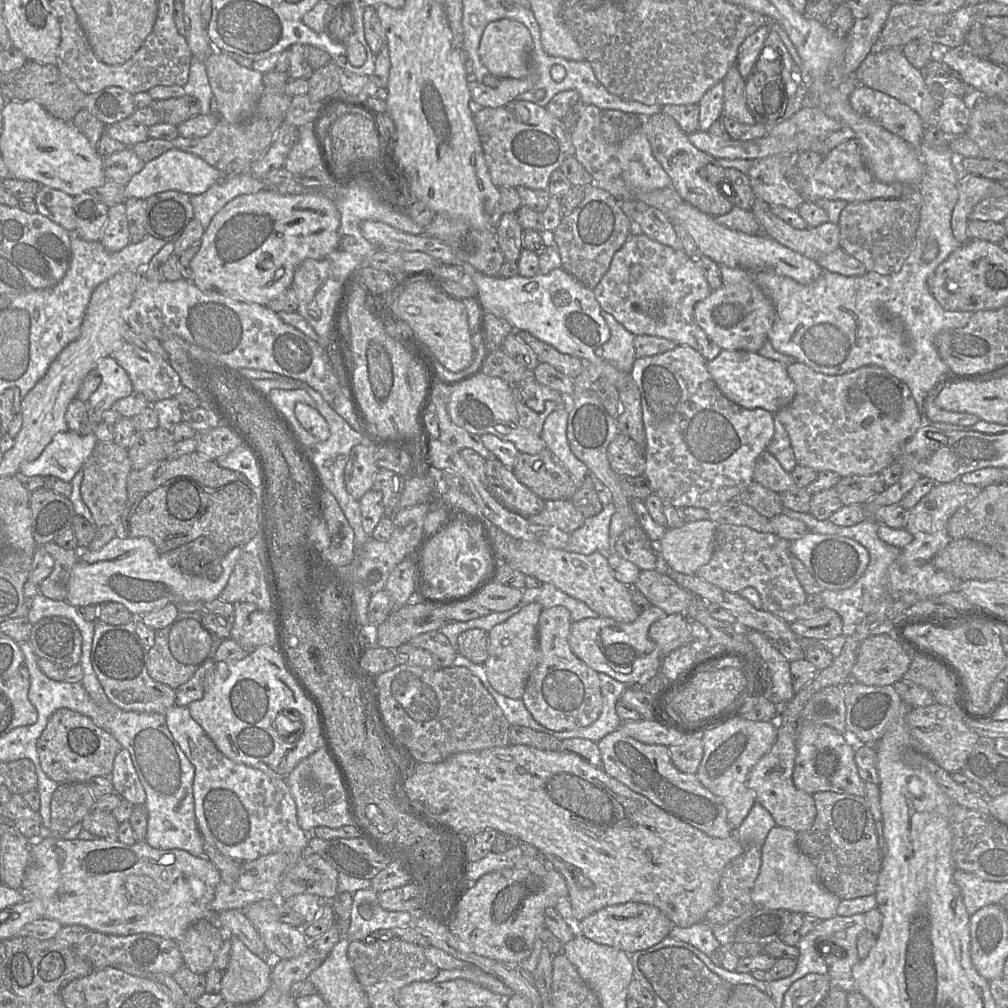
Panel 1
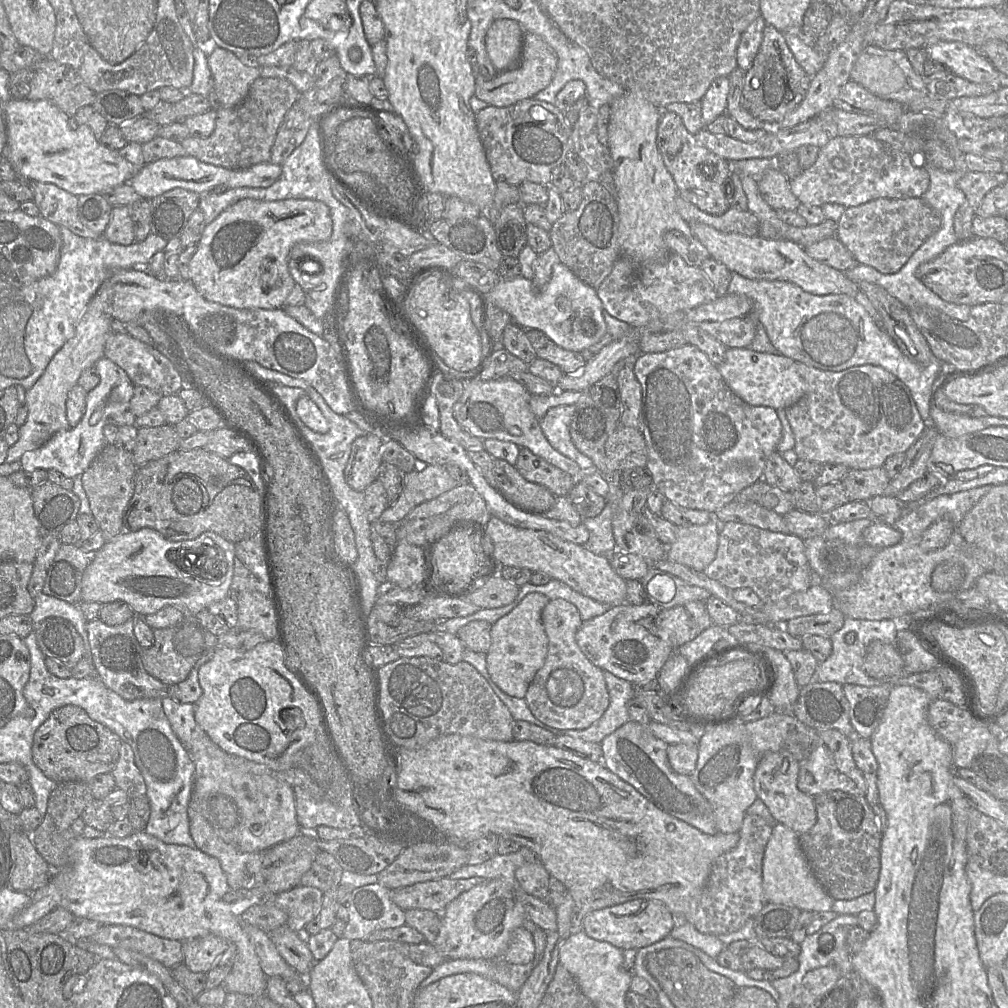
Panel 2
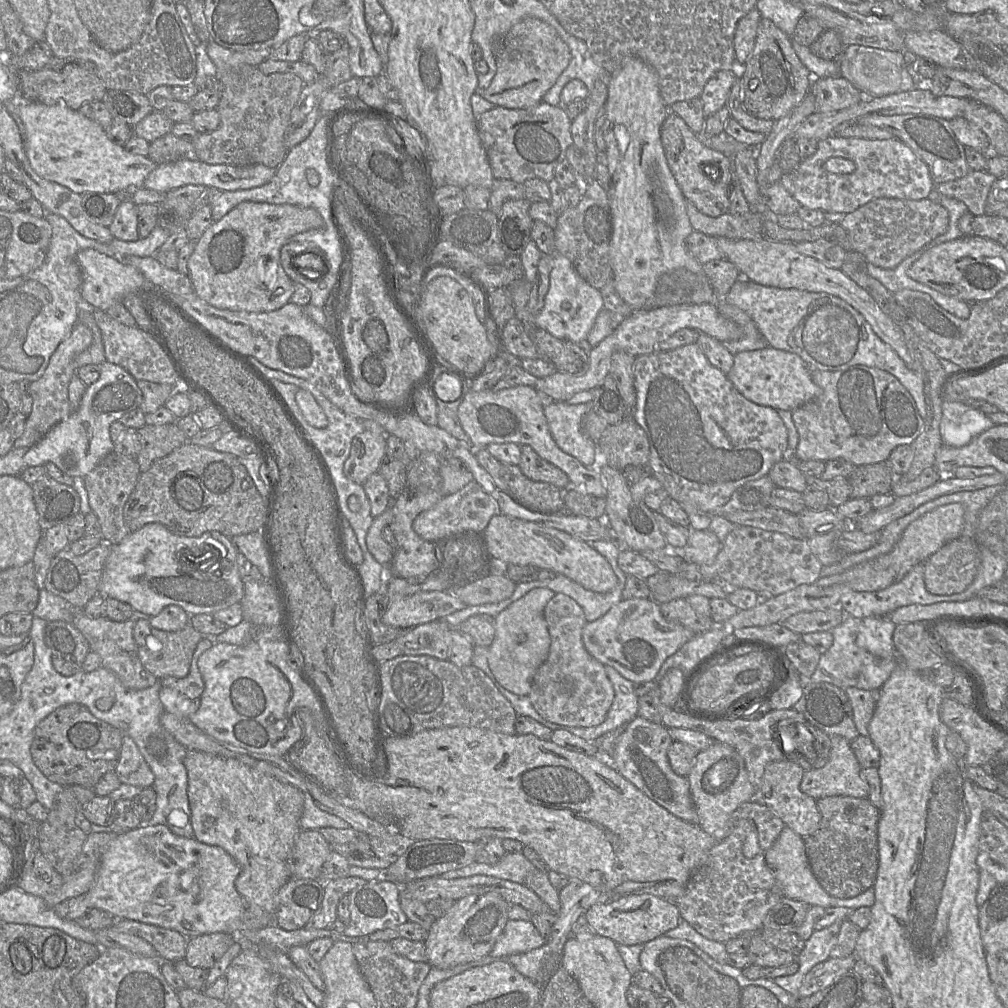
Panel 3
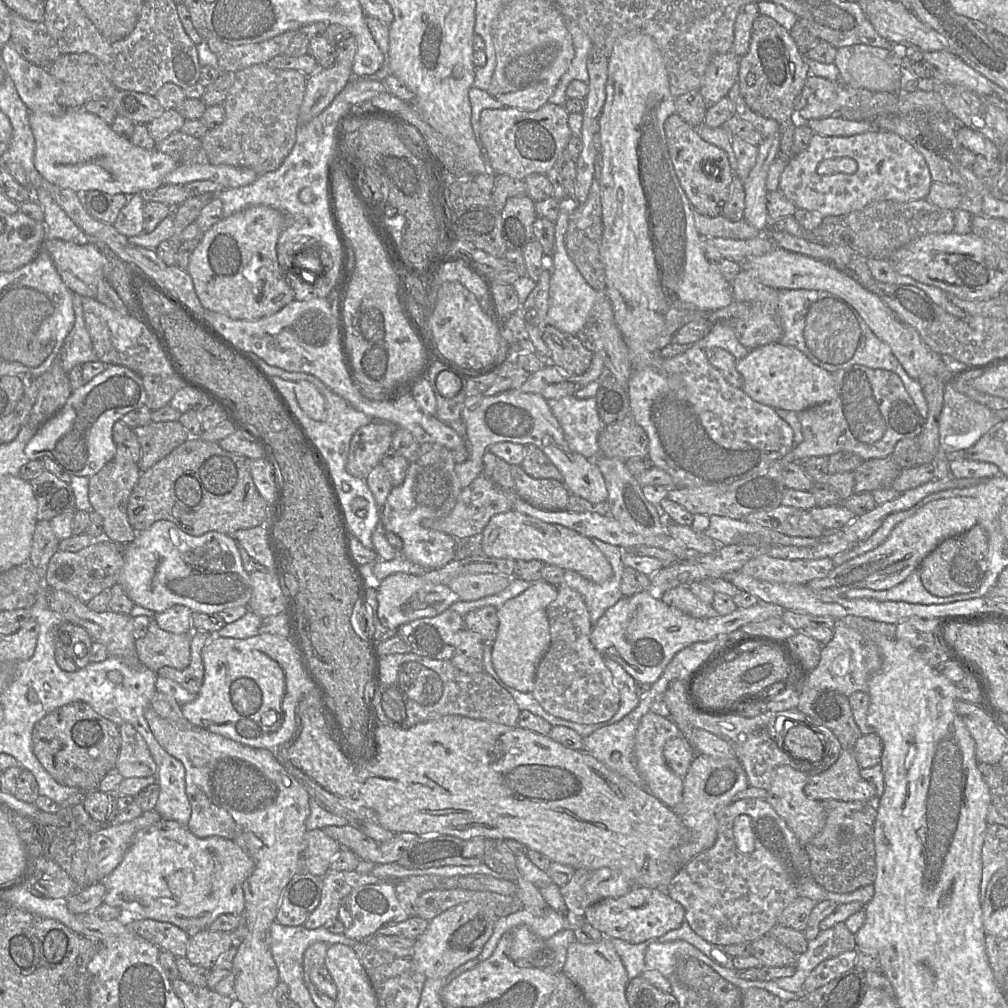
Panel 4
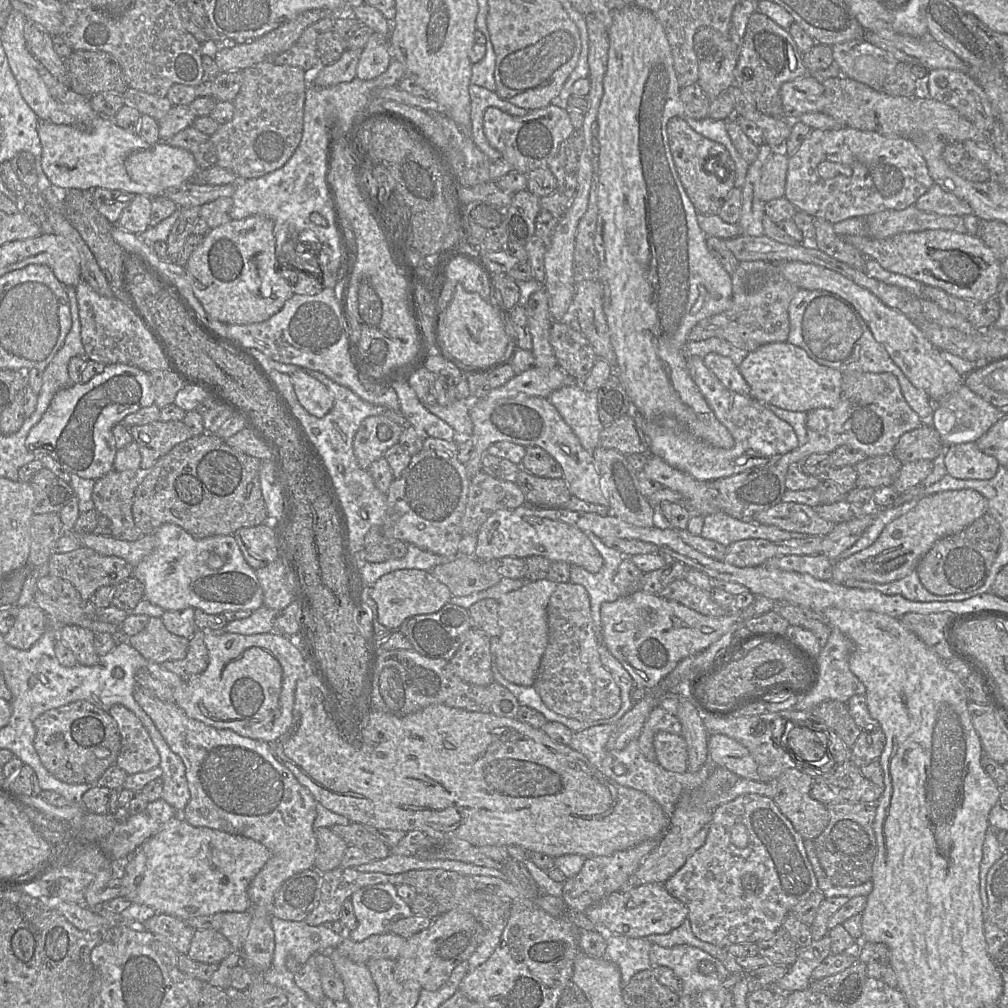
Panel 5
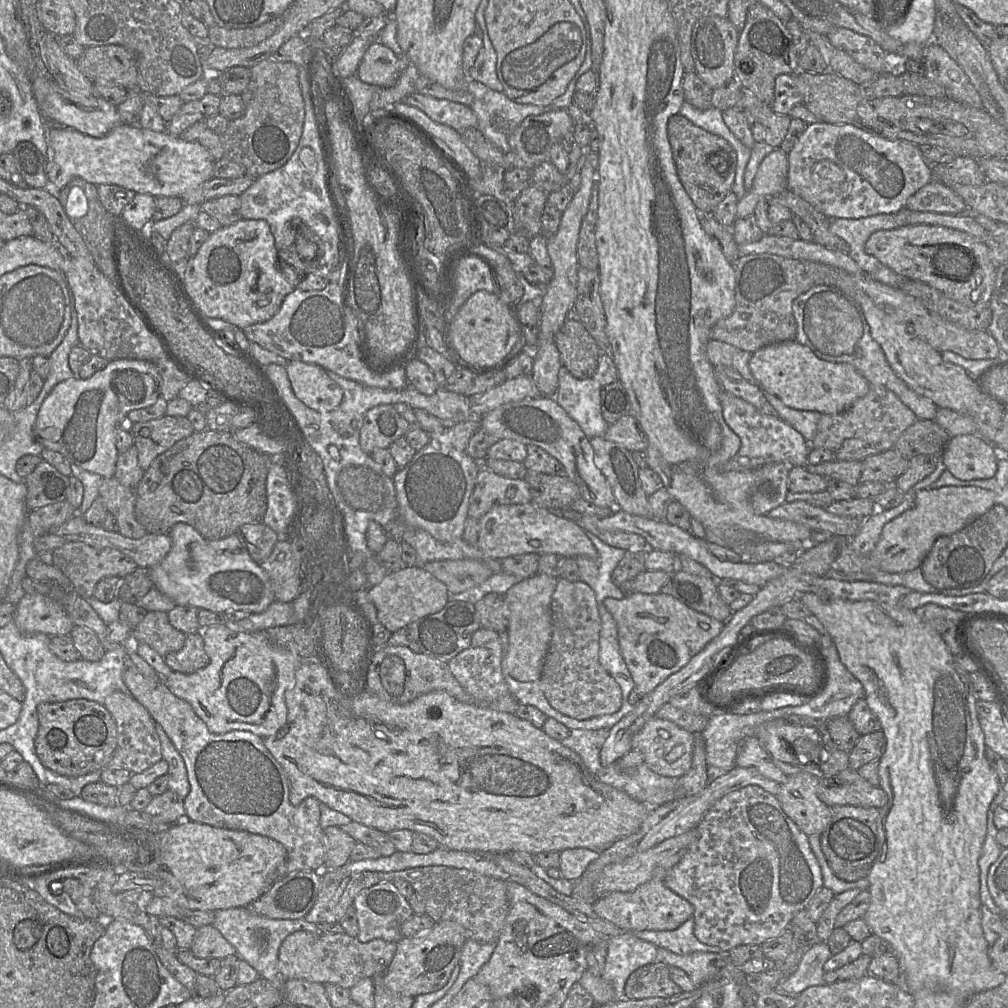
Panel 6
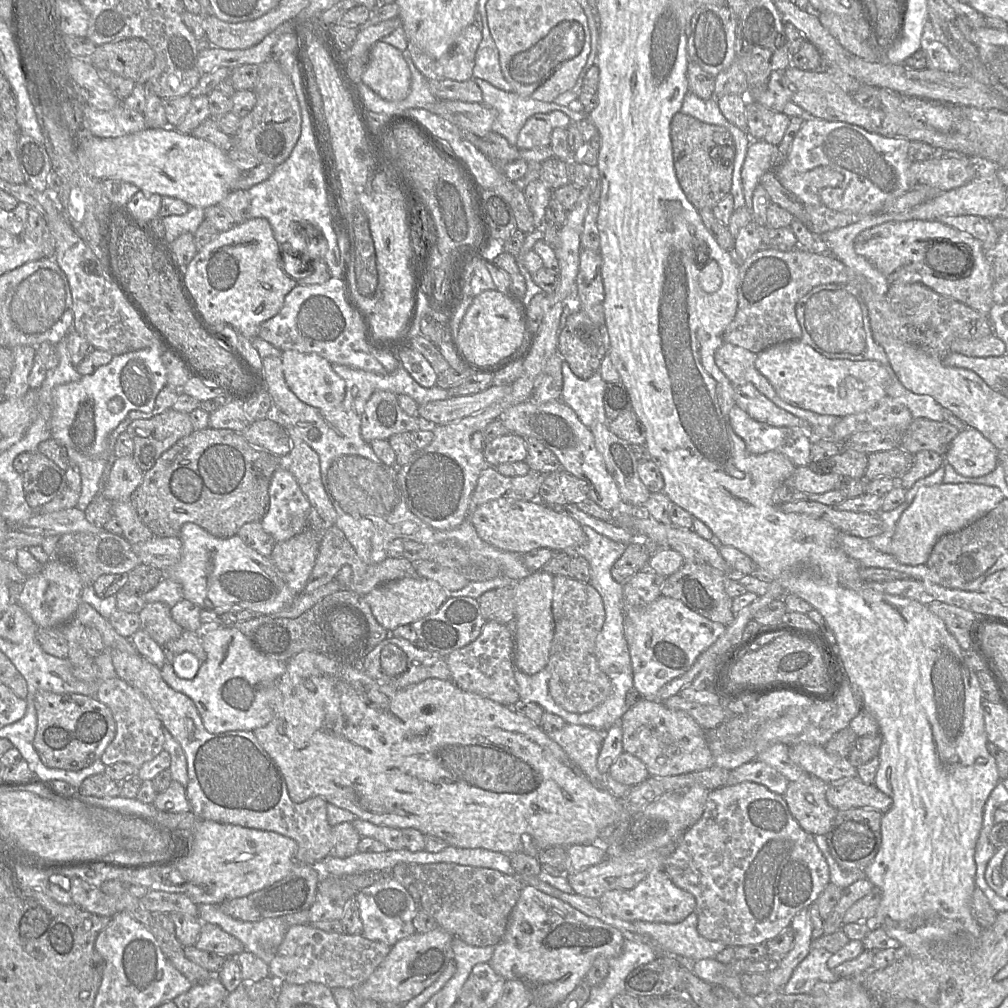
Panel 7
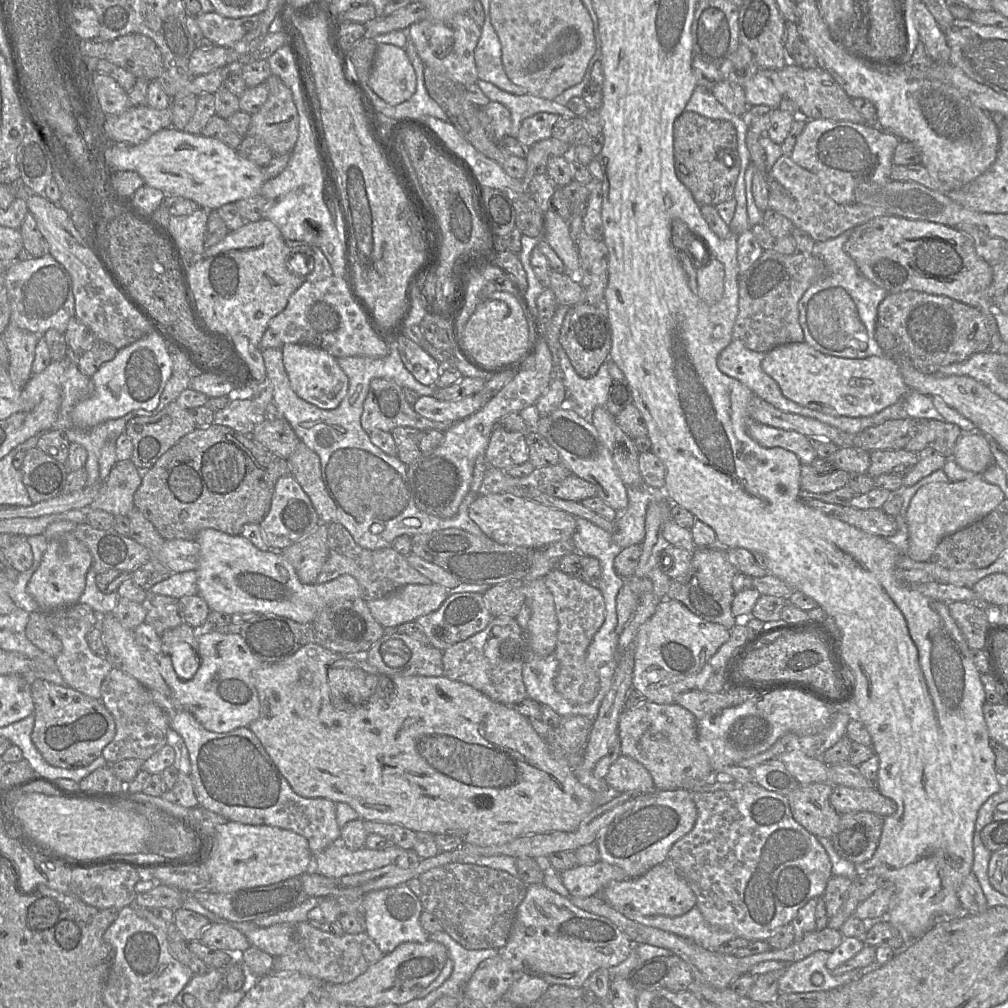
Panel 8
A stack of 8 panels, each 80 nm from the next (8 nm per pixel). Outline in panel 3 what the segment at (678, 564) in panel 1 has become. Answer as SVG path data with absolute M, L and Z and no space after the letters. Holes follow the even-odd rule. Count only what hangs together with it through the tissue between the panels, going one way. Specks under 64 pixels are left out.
M691 529L685 546L682 548L669 547L669 549L687 562L697 565L713 564L721 550L721 542L709 529Z

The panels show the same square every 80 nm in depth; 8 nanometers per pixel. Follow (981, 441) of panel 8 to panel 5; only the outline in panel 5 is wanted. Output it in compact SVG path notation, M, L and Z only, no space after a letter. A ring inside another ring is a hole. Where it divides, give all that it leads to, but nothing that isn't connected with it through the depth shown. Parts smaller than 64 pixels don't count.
M976 442L950 445L944 451L948 474L962 480L992 479L999 468L998 460L982 452Z

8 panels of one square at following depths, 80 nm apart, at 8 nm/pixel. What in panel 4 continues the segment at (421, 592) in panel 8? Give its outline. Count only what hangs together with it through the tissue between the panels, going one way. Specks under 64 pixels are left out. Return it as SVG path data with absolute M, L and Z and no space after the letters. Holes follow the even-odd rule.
M395 573L384 578L377 586L377 614L384 627L397 630L400 625L413 620L439 615L459 599L447 585L431 583L420 575Z

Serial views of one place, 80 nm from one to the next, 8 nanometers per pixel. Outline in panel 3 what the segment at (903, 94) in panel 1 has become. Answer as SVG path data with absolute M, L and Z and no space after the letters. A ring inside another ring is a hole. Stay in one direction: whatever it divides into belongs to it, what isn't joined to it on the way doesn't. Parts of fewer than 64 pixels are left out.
M853 44L843 48L837 58L837 64L839 75L870 98L917 89L913 77L905 67L904 54L901 51L888 51Z

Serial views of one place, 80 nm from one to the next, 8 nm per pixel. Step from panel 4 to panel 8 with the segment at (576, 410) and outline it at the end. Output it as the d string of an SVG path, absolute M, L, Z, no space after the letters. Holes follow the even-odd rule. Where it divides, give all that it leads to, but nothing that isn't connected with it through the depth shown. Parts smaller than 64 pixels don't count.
M561 345L558 347L558 356L563 384L567 392L567 404L572 404L572 408L579 416L591 420L595 408L606 405L612 382L608 372L608 362L612 360L609 358L603 362L593 377L585 379L576 373Z

